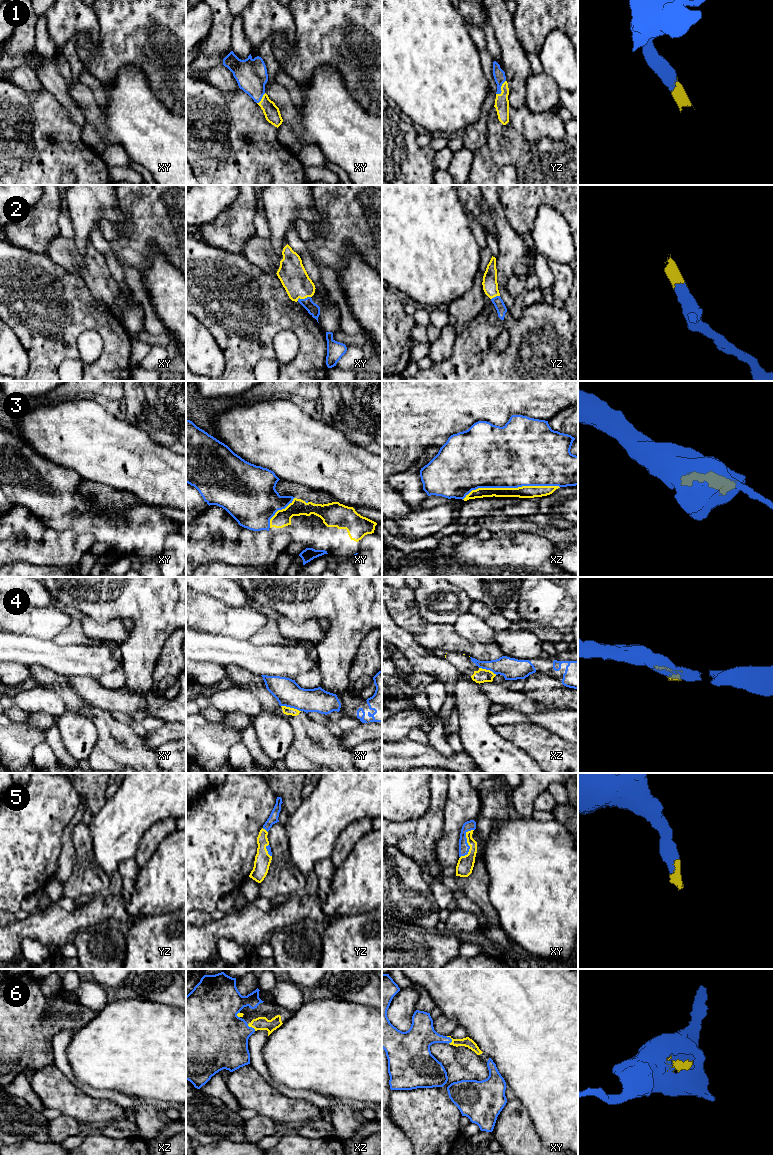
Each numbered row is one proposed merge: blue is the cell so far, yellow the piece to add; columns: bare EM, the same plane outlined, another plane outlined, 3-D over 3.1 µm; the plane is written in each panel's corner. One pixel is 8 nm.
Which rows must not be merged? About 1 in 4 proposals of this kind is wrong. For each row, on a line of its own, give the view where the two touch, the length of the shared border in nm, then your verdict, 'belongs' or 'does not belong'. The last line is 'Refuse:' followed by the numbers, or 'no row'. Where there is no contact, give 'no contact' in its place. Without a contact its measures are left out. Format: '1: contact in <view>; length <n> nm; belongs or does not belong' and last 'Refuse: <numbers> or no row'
1: contact in yz; length 140 nm; belongs
2: contact in xy; length 120 nm; belongs
3: contact in xz; length 800 nm; belongs
4: contact in xy; length 170 nm; does not belong
5: contact in xy; length 260 nm; belongs
6: contact in xy; length 70 nm; belongs
Refuse: 4

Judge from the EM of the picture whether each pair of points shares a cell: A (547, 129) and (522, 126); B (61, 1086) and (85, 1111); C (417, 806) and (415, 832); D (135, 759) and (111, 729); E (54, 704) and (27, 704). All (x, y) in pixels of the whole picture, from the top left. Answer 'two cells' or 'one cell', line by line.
A: one cell
B: one cell
C: two cells
D: one cell
E: one cell

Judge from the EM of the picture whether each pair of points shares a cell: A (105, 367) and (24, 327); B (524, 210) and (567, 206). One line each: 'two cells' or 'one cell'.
A: one cell
B: one cell

